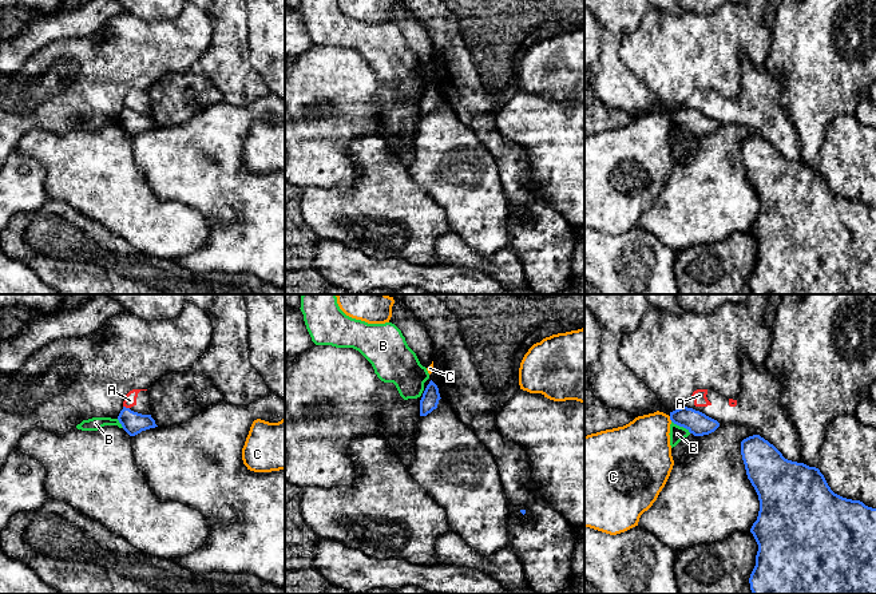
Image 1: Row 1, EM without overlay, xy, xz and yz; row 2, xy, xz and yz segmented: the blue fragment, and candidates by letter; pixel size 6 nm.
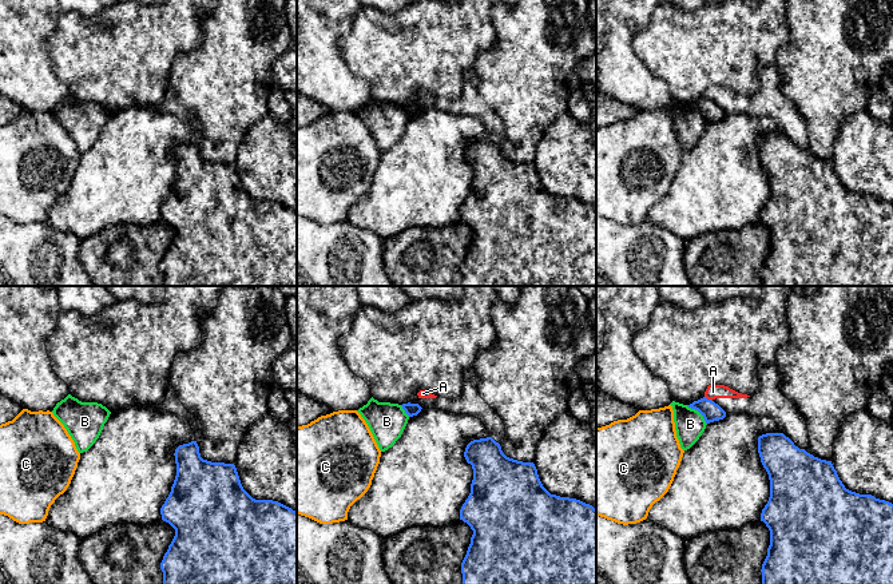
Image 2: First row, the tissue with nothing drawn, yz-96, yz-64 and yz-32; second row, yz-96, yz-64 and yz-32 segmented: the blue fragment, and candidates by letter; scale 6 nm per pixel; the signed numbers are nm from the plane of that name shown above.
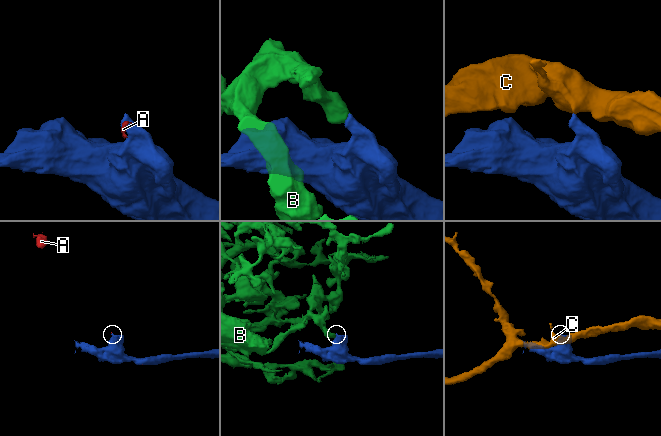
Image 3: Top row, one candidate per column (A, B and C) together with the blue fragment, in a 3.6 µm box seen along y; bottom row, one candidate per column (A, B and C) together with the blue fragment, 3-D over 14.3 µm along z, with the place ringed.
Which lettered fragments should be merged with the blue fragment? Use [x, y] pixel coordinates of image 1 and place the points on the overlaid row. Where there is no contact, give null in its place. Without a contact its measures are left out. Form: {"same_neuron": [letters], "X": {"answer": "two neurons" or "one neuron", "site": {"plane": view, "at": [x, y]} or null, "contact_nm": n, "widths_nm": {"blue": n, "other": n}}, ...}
{"same_neuron": [], "A": {"answer": "two neurons", "site": {"plane": "xy", "at": [125, 407]}, "contact_nm": 40, "widths_nm": {"blue": 140, "other": 80}}, "B": {"answer": "two neurons", "site": {"plane": "yz", "at": [681, 426]}, "contact_nm": 140, "widths_nm": {"blue": 140, "other": 90}}, "C": {"answer": "two neurons", "site": {"plane": "yz", "at": [670, 419]}, "contact_nm": 40, "widths_nm": {"blue": 140, "other": 340}}}

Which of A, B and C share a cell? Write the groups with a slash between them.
A / B / C

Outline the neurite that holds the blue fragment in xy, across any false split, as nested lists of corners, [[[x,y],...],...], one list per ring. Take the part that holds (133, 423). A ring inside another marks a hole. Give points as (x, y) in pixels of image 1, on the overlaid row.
[[[126,407],[120,411],[118,420],[130,436],[135,436],[142,431],[158,427],[151,415],[142,415]]]

